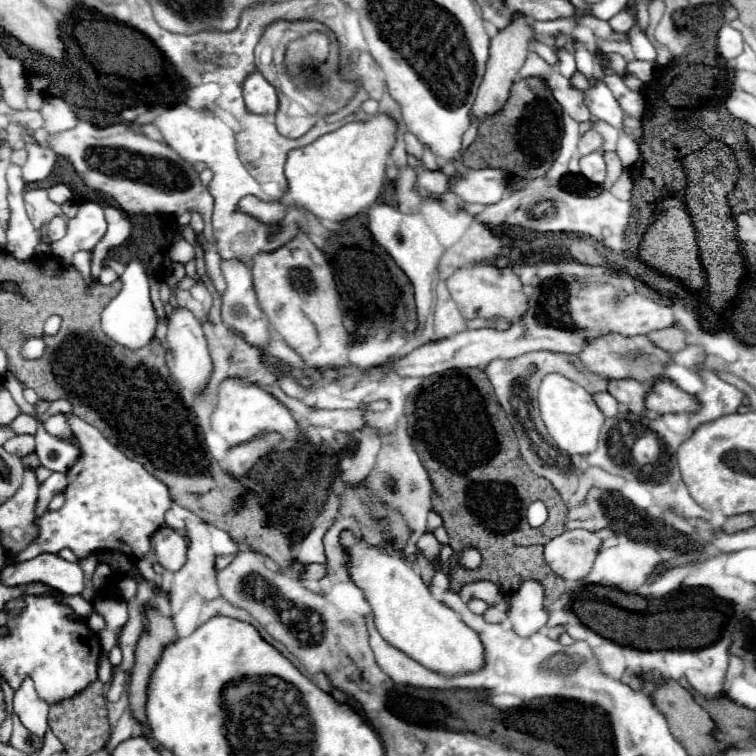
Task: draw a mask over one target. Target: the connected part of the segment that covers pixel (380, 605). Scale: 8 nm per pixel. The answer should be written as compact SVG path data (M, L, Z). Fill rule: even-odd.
M351 530L339 534L339 544L347 556L349 578L363 590L373 610L375 626L391 646L445 676L475 672L483 666L483 644L479 642L479 634L475 634L455 610L431 596L411 564L377 546L363 546L361 538Z

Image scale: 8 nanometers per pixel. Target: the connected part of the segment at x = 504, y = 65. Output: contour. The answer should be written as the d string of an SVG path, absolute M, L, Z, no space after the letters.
M515 14L513 22L505 30L499 30L499 34L491 40L491 56L489 56L489 62L487 62L487 72L485 72L483 82L479 86L477 98L473 102L471 118L483 120L485 116L497 114L503 108L503 104L509 98L511 84L517 80L517 74L519 74L519 70L521 70L521 66L523 66L523 62L527 58L531 40L533 40L533 30L531 30L531 26L525 22L525 18L521 14Z

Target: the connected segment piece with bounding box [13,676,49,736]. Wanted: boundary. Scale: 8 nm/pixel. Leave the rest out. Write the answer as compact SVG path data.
M29 676L15 690L13 706L15 706L15 714L21 718L23 726L27 726L29 730L33 730L35 734L39 732L39 736L45 734L49 704L37 696L33 680Z

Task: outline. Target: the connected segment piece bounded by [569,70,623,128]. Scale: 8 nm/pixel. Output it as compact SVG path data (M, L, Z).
M579 70L569 78L571 88L583 92L583 100L595 120L603 120L615 128L623 128L623 110L619 110L619 102L615 102L611 90L603 80L589 82L585 74Z

